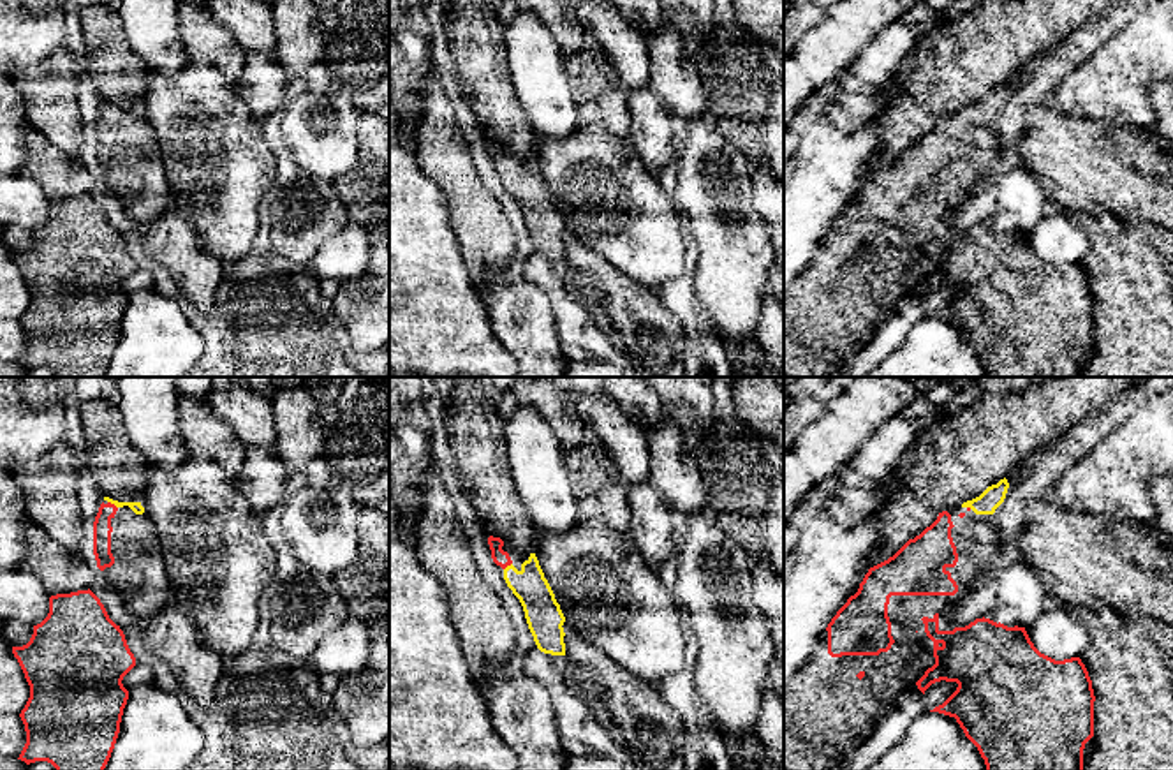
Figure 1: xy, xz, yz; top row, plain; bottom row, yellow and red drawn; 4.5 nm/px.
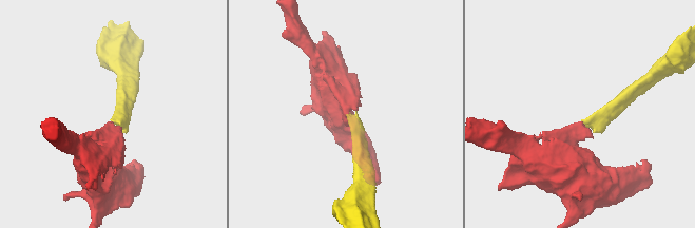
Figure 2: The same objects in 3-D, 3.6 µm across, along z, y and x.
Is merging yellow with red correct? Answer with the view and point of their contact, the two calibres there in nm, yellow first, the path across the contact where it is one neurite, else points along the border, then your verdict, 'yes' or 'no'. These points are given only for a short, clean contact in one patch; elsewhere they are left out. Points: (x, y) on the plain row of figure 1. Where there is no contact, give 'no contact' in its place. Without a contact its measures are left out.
xy (113, 108) | 50/90 nm | across xy (136, 111), (113, 108), (103, 124), (103, 134) | yes

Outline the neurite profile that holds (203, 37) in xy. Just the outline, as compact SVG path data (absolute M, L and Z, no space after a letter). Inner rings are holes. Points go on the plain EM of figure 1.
M188 0L180 2L180 37L188 60L204 60L217 67L232 85L243 72L243 49L206 11Z

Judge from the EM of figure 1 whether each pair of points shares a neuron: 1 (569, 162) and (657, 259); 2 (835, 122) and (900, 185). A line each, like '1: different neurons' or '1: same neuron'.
1: same neuron
2: different neurons

